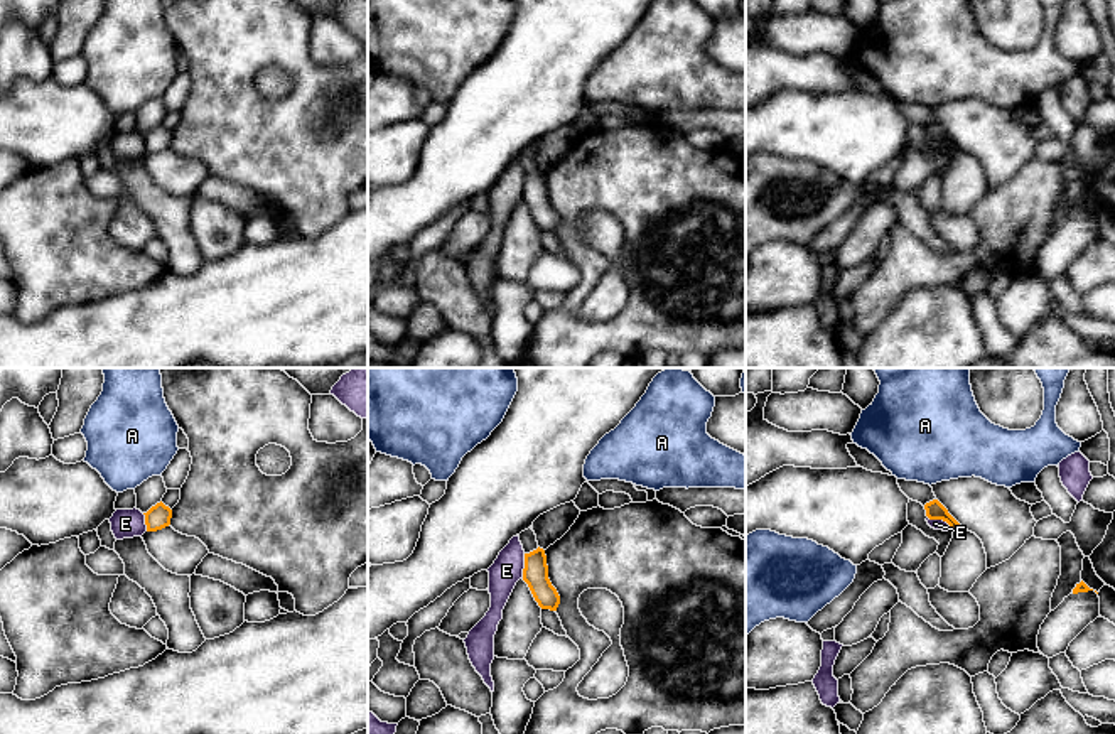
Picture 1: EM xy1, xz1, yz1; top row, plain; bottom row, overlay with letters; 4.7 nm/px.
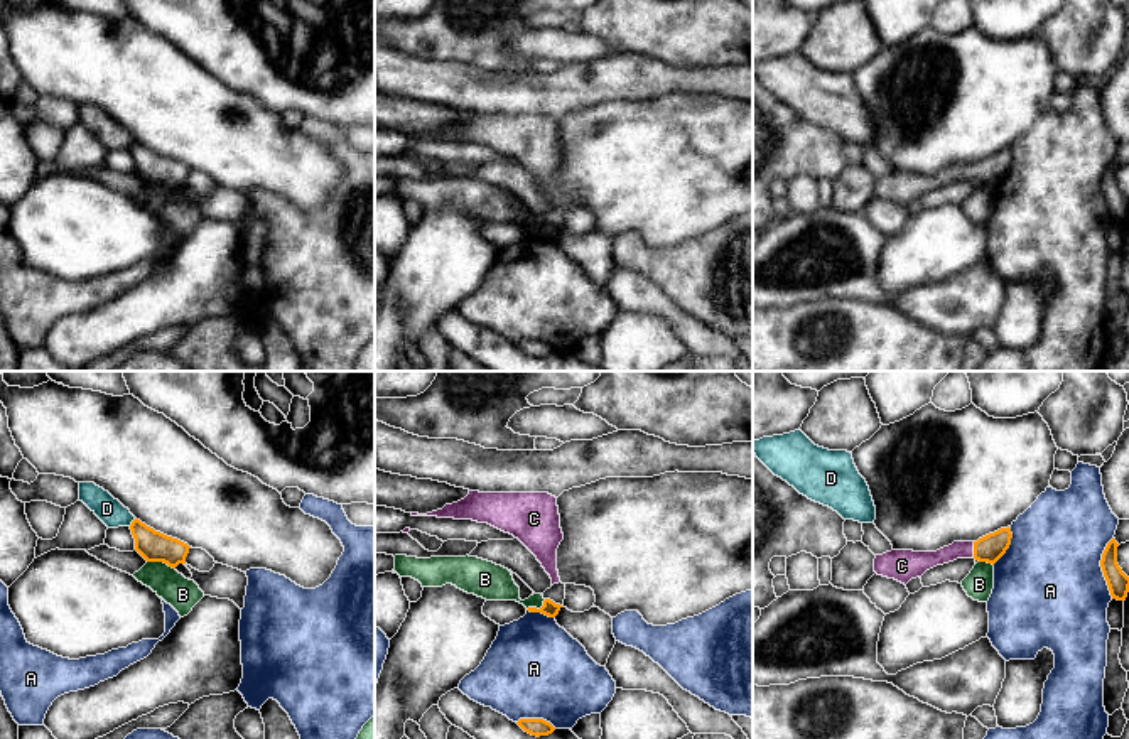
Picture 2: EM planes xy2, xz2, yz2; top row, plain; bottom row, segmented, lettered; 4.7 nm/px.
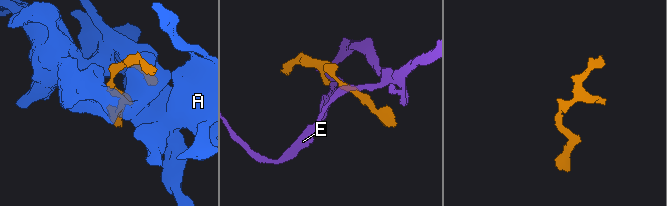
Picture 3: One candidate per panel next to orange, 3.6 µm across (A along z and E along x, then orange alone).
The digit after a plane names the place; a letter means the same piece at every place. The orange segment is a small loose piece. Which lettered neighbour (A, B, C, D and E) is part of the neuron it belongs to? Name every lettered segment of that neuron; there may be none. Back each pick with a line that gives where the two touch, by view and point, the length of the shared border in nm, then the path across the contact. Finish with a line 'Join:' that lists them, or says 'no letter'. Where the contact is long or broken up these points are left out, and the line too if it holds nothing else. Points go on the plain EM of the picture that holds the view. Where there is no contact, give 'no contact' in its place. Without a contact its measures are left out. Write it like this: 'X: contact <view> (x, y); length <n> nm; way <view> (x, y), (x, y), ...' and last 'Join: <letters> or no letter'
C: contact yz2 (974, 172); length 80 nm; way yz2 (989, 171), (974, 172), (954, 172), (923, 183)
Join: C

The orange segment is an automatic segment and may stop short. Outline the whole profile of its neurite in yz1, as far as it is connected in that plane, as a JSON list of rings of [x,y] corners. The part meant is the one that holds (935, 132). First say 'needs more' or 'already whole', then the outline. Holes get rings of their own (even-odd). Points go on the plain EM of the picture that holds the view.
already whole | [[[938,121],[926,125],[924,132],[929,142],[946,143],[950,147],[950,154],[955,155],[961,150],[961,147],[948,135],[948,132]]]

